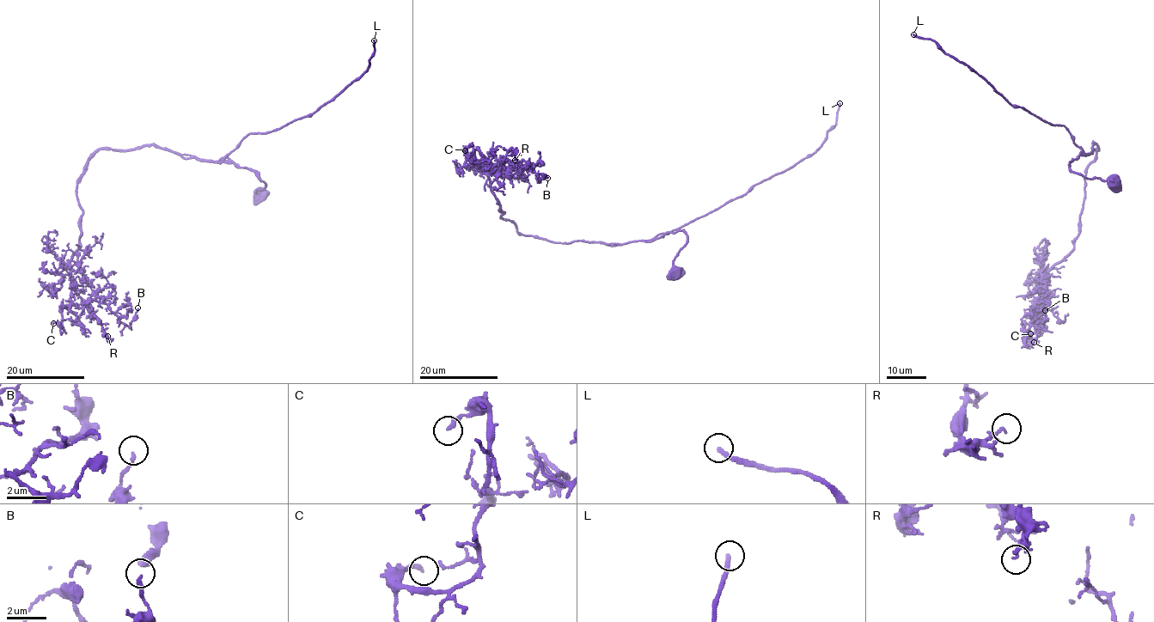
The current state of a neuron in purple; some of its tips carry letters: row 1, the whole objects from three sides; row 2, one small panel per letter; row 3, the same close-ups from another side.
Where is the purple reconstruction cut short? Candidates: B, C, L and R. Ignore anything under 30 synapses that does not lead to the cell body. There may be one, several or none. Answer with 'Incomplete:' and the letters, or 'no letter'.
Incomplete: L

